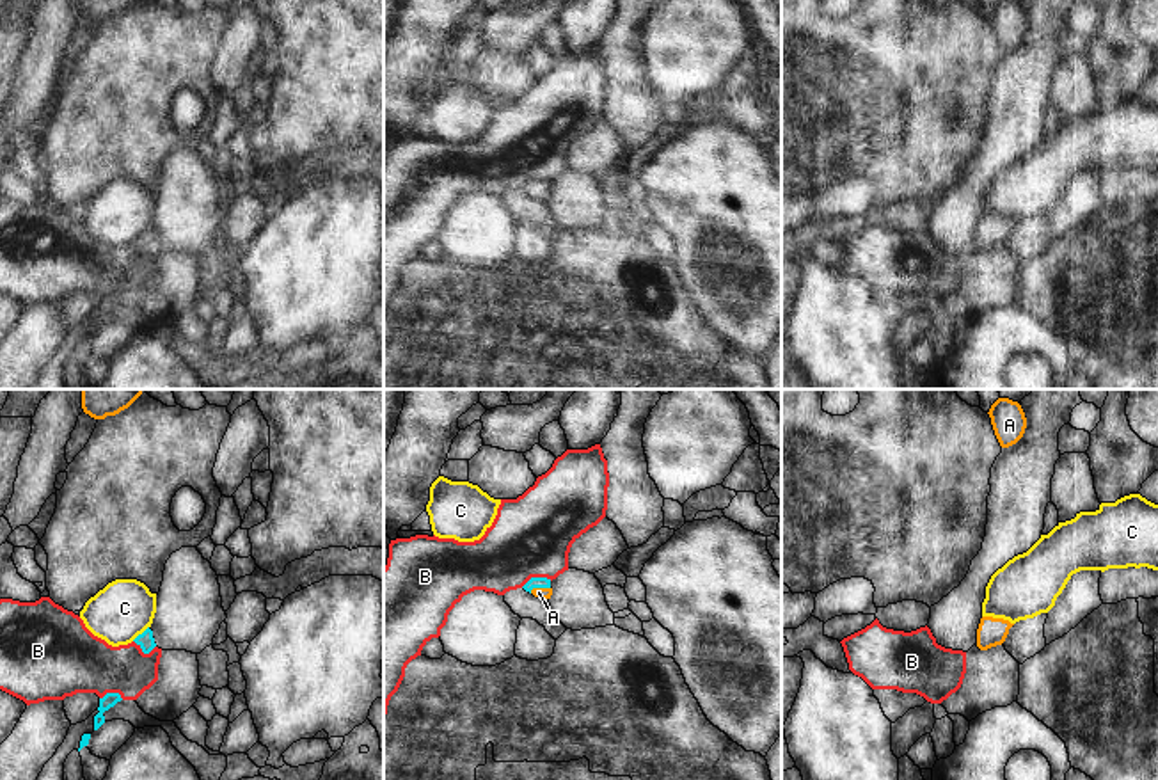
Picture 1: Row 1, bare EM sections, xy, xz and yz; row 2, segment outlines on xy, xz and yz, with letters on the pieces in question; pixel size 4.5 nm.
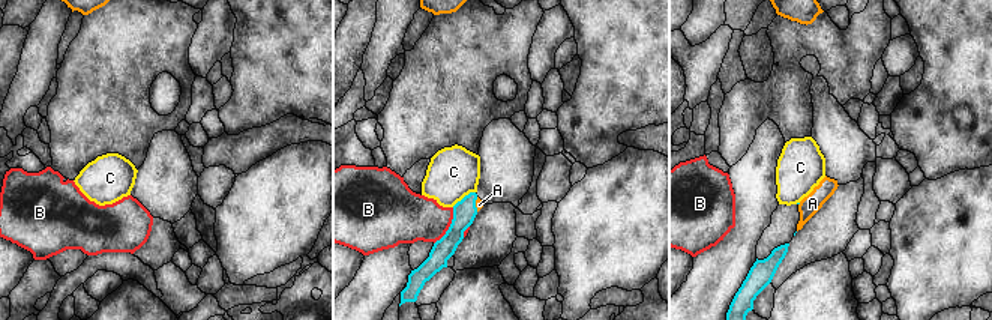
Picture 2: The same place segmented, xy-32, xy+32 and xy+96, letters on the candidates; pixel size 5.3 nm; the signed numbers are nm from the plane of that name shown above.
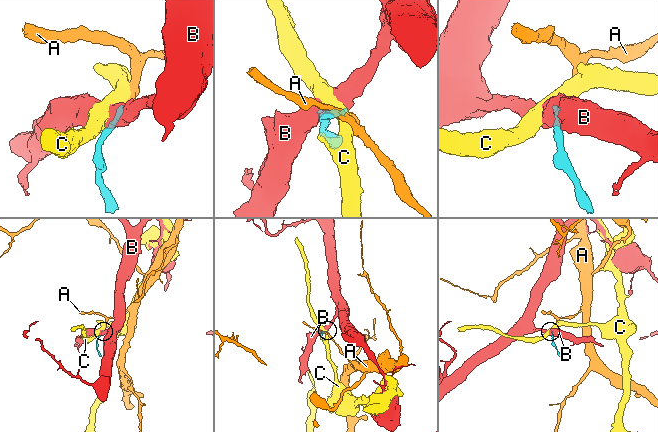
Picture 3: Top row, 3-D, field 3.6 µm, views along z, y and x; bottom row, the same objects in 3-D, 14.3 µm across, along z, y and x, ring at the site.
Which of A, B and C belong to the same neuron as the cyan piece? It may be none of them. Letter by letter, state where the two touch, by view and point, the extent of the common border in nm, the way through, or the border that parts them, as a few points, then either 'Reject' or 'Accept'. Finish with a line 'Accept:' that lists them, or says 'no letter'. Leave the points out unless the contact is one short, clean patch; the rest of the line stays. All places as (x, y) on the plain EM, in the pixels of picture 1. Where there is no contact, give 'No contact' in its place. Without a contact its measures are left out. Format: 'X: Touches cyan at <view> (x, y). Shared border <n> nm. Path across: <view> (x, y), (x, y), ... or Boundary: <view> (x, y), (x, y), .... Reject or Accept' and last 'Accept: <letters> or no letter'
A: Touches cyan at xz (539, 189). Shared border 100 nm. Path across: xz (535, 183), (539, 189), (539, 194). Accept
B: Touches cyan at xz (535, 180). Shared border 150 nm. Boundary: xz (551, 182), (530, 180), (521, 189). Reject
C: Touches cyan at xy (139, 237). Shared border 100 nm. Boundary: xy (148, 228), (132, 242). Reject
Accept: A.

